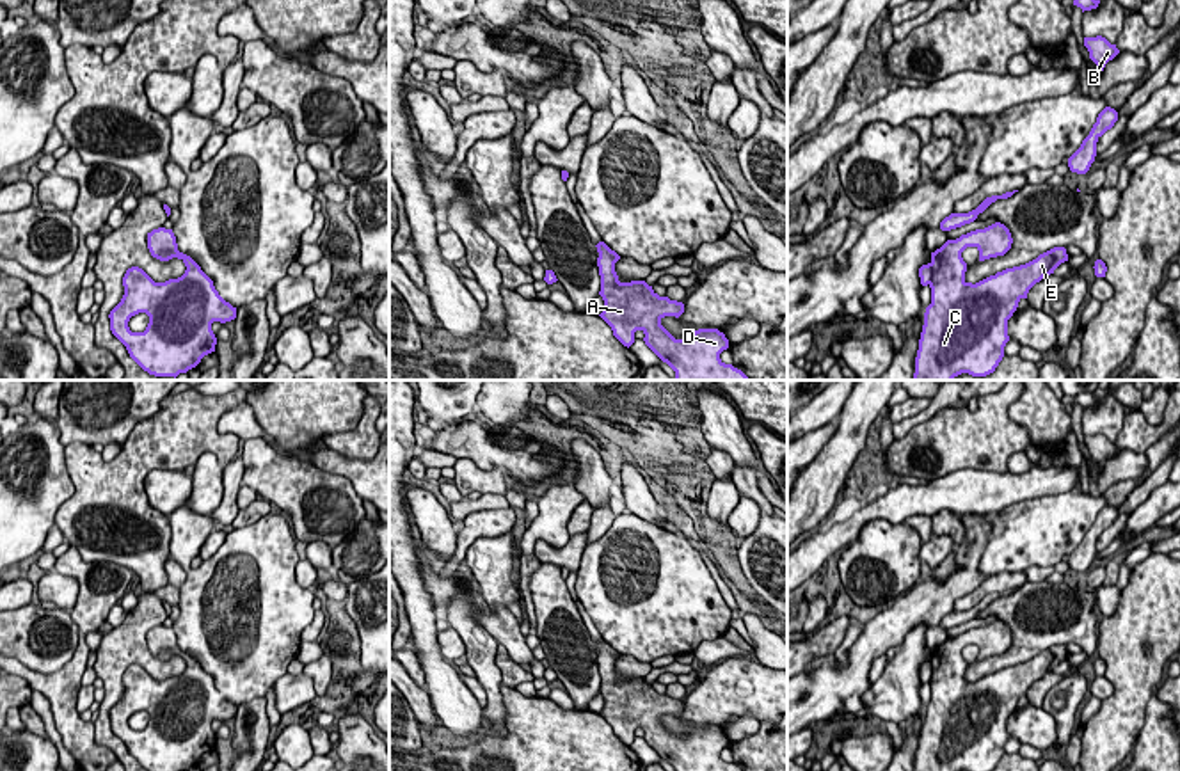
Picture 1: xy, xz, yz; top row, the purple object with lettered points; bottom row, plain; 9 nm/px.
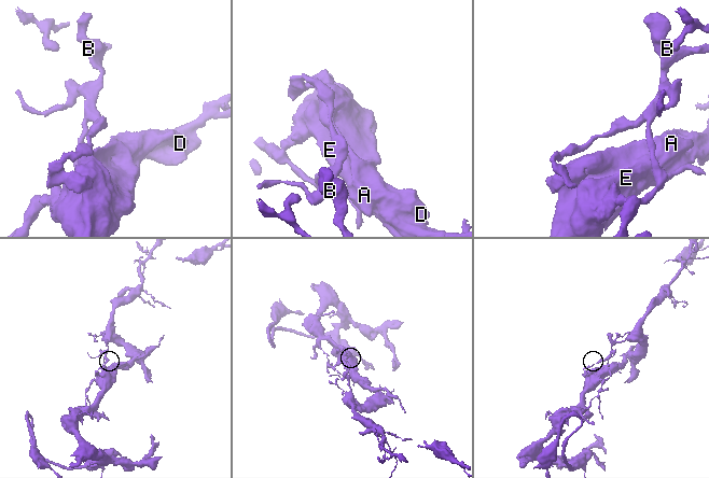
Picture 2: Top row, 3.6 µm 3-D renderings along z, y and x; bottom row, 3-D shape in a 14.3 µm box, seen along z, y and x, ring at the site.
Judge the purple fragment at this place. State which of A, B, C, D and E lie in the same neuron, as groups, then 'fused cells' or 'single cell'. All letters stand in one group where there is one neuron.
A C D E / B; fused cells

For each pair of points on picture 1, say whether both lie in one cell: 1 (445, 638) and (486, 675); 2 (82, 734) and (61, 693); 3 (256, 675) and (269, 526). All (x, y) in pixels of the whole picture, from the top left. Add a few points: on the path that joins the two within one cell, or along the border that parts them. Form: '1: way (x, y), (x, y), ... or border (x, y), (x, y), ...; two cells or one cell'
1: border (450, 626), (461, 638), (466, 654); two cells
2: way (71, 723), (64, 715), (63, 704); one cell
3: way (260, 638), (263, 564); one cell

